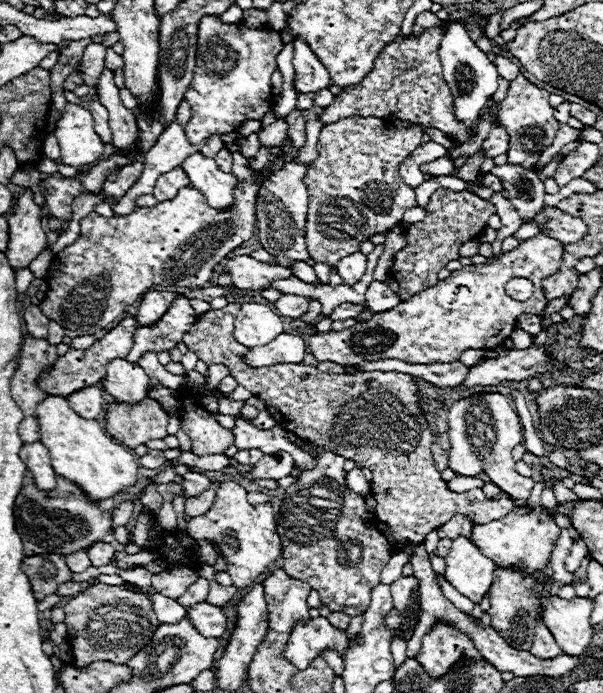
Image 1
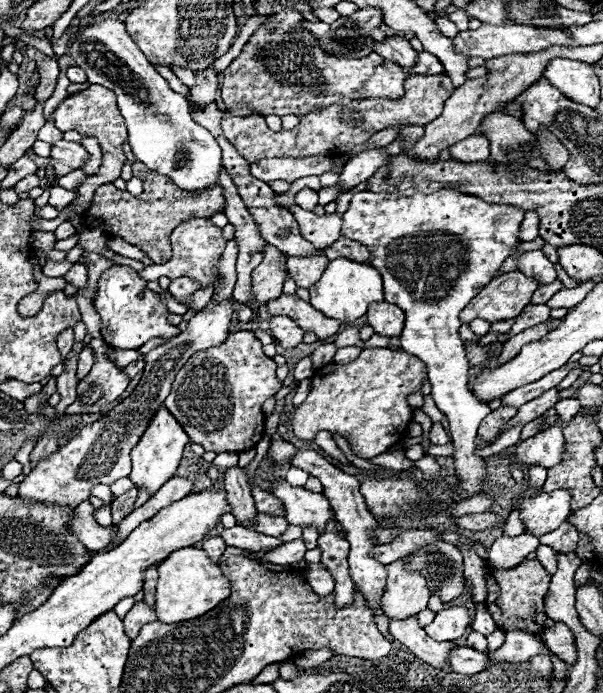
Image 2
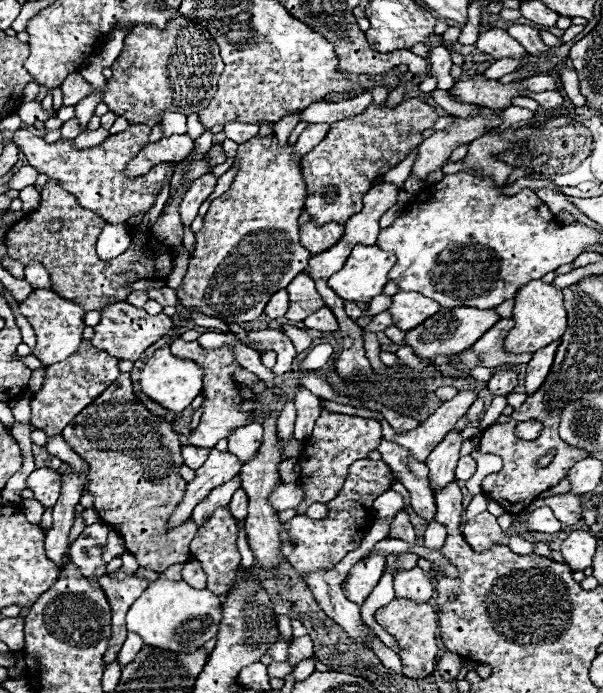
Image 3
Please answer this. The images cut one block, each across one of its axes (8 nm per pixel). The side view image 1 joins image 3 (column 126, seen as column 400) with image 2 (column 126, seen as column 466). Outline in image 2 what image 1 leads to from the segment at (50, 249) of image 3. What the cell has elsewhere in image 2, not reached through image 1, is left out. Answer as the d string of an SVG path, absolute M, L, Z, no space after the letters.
M142 162L132 164L132 174L138 176L144 182L144 192L136 198L128 192L120 190L110 190L114 188L112 184L104 184L96 190L94 200L90 208L86 210L84 224L86 228L100 228L104 234L120 236L126 242L138 246L142 252L146 252L154 264L166 264L172 258L172 248L170 240L162 240L162 232L172 232L176 226L190 218L212 218L218 212L224 212L226 198L224 198L224 188L214 186L208 188L206 192L198 196L188 196L180 192L176 186L172 188L172 180L164 178L162 174L156 174L154 170L148 170Z

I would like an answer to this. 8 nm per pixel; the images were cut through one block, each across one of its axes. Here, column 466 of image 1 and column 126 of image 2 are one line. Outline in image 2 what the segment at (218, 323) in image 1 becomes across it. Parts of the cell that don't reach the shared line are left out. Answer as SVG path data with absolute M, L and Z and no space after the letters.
M132 488L132 490L120 494L116 500L110 502L112 516L114 516L114 524L120 524L132 512L134 502L136 502L136 496L138 496L138 488Z

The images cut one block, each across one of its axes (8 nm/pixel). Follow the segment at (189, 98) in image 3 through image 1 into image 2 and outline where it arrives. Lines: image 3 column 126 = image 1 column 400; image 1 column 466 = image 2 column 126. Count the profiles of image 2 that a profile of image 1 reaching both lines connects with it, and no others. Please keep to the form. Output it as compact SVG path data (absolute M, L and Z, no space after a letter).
M90 86L88 90L84 92L78 92L78 94L72 94L68 96L48 118L48 122L52 122L58 130L62 132L68 132L68 130L76 130L80 132L82 136L92 136L100 142L100 150L102 150L102 166L98 170L98 174L94 174L92 178L84 180L80 186L78 186L78 198L76 198L75 208L78 212L84 212L90 202L92 202L92 196L94 192L102 186L102 184L108 184L108 182L114 182L116 178L120 178L120 170L126 162L126 156L122 152L122 142L128 138L128 132L126 132L126 124L124 124L124 118L120 116L118 112L118 106L116 106L116 94L112 94L108 88L102 88L102 86Z

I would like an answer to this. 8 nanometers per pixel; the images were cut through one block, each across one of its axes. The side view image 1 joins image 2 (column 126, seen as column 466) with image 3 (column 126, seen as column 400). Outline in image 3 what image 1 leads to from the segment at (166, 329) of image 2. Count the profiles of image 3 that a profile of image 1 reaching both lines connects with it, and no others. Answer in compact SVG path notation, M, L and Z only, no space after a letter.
M116 302L116 304L104 306L102 320L98 326L94 326L94 336L90 338L90 342L100 350L108 350L108 354L116 356L118 360L136 362L148 346L158 342L170 330L172 330L172 318L170 316L166 316L166 314L150 316L144 308L136 308L128 302Z

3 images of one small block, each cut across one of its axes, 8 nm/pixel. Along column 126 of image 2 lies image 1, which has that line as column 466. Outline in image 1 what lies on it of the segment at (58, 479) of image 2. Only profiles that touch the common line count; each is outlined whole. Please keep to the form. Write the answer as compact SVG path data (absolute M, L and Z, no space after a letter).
M484 392L472 394L454 402L448 410L448 424L450 424L450 460L448 466L458 472L458 476L472 476L478 472L486 472L502 490L518 500L526 500L534 486L534 480L524 478L516 472L516 462L512 458L512 448L520 444L522 438L522 424L520 416L516 414L512 402L500 392Z

